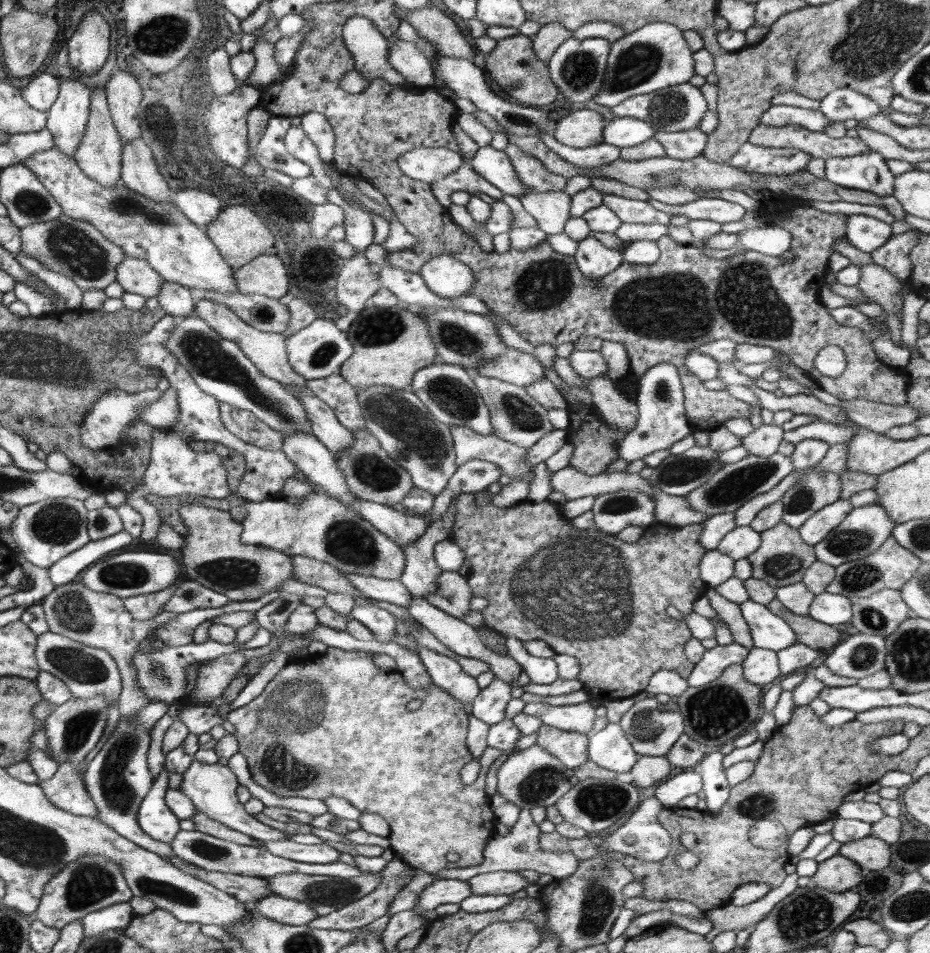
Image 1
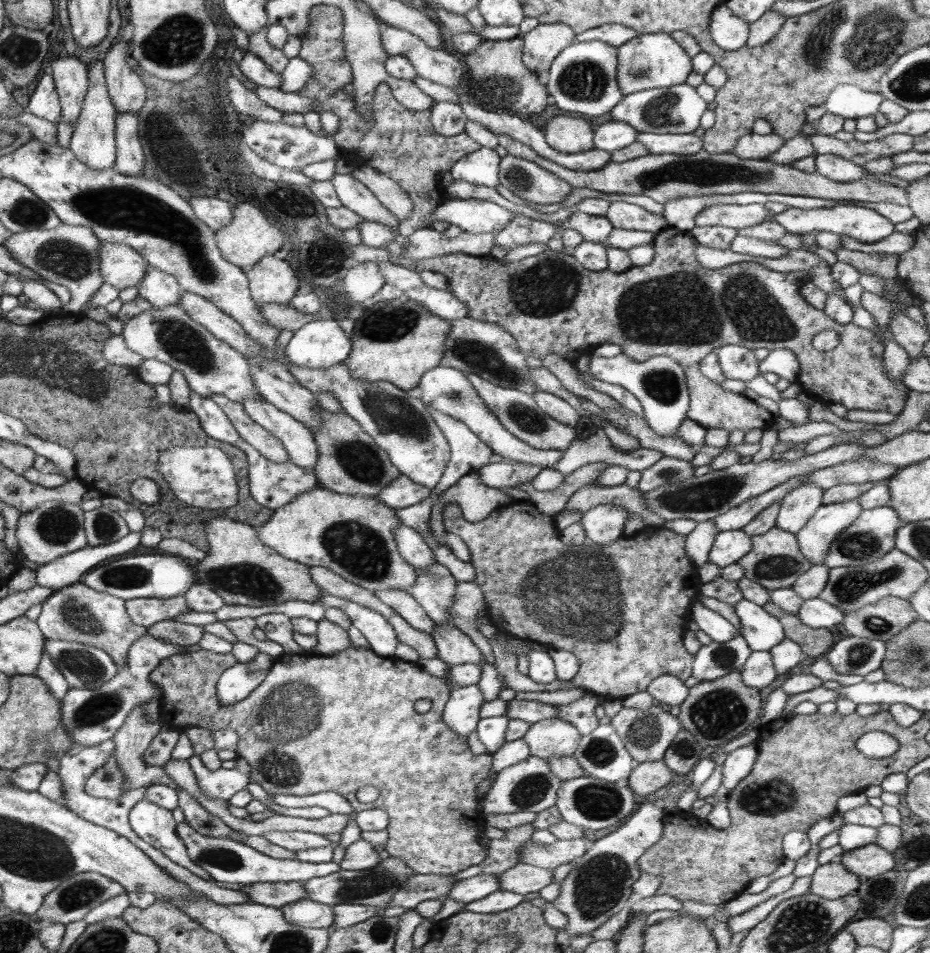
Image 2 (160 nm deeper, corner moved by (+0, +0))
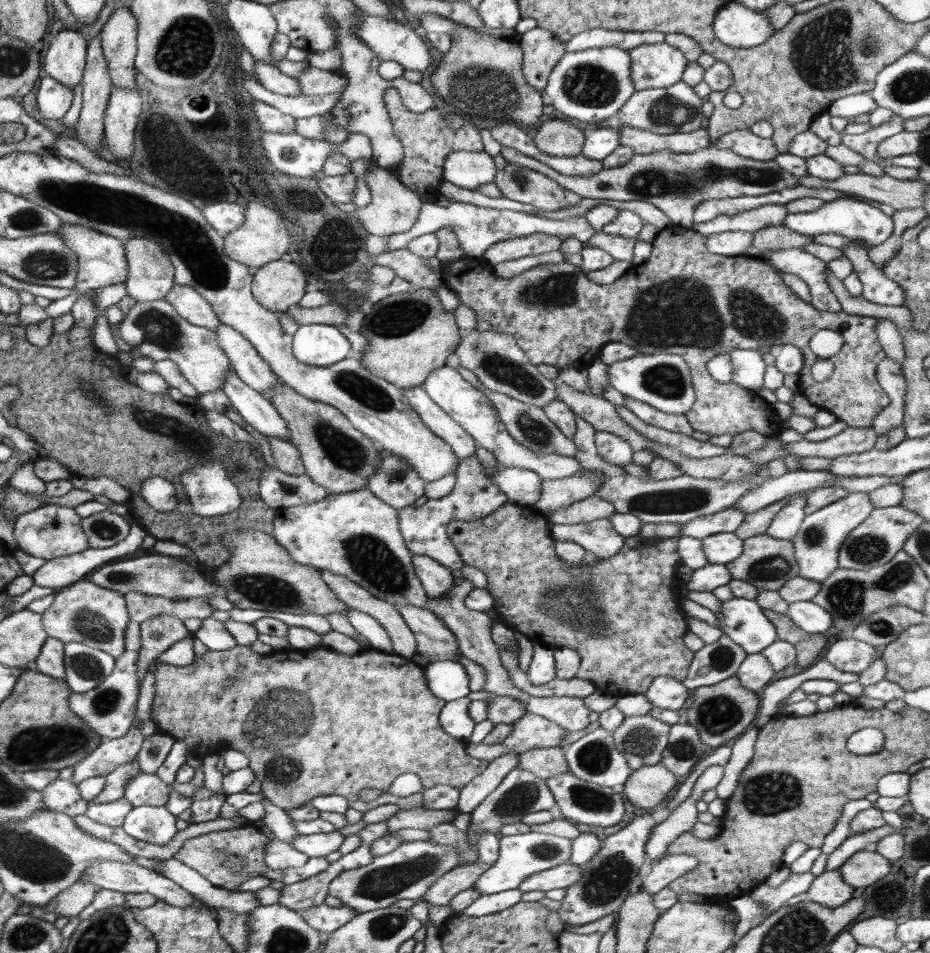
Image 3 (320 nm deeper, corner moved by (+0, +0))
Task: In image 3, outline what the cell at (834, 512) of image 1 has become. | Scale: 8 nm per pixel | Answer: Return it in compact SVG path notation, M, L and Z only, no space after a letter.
M851 492L844 498L806 515L798 533L791 540L799 566L798 576L824 582L838 567L838 551L848 534L862 524L875 509L868 493Z

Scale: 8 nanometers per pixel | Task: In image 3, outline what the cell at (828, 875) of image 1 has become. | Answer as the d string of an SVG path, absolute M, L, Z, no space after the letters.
M825 870L814 878L810 889L804 894L804 900L822 903L834 909L858 894L854 888L844 882L839 870L830 872Z

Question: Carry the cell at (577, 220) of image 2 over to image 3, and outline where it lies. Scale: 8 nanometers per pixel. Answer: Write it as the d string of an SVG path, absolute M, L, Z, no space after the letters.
M452 202L446 206L438 206L434 203L424 203L420 211L420 217L416 224L408 232L402 234L393 234L392 236L383 237L388 243L388 248L398 250L407 248L408 242L417 236L422 236L429 232L436 232L440 228L450 227L457 236L460 248L464 251L465 257L478 258L482 257L484 252L503 240L512 240L513 238L522 238L529 234L543 232L550 236L555 236L561 241L568 238L576 238L585 243L594 236L596 230L588 224L585 215L573 216L568 220L550 220L525 212L516 212L514 210L496 210L495 208L480 208L473 204L464 204L463 202Z

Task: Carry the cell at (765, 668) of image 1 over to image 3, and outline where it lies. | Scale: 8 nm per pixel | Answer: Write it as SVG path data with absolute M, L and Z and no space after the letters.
M762 653L749 654L739 666L735 676L740 680L740 685L756 692L768 686L774 676L771 664Z

